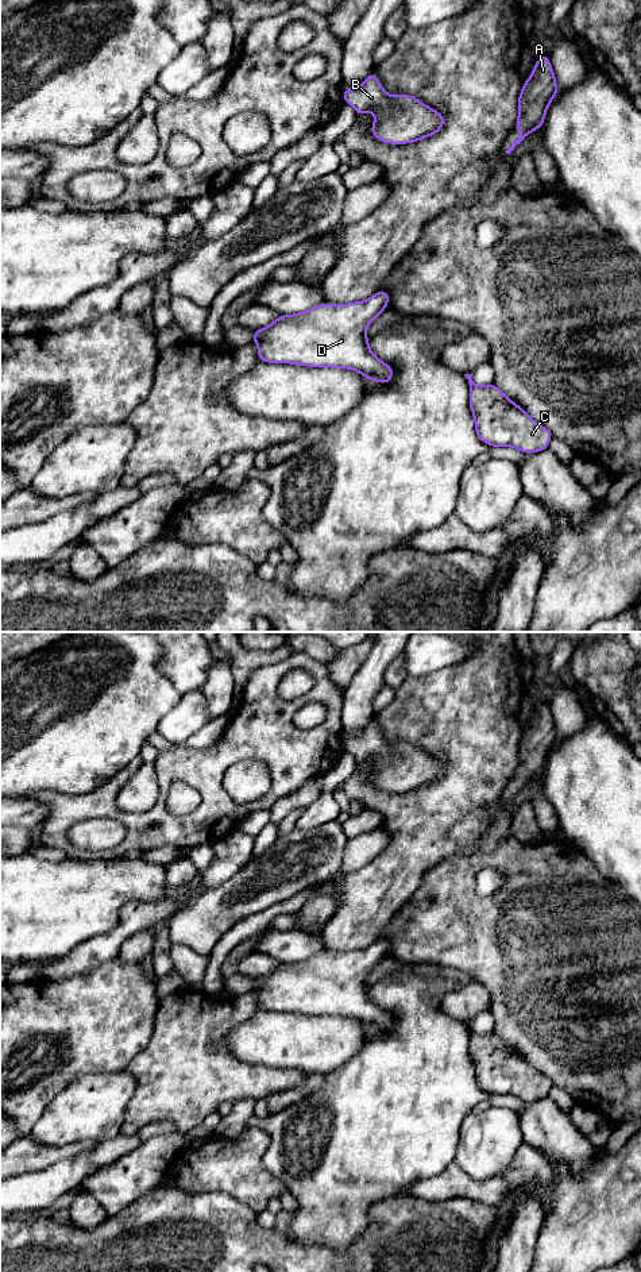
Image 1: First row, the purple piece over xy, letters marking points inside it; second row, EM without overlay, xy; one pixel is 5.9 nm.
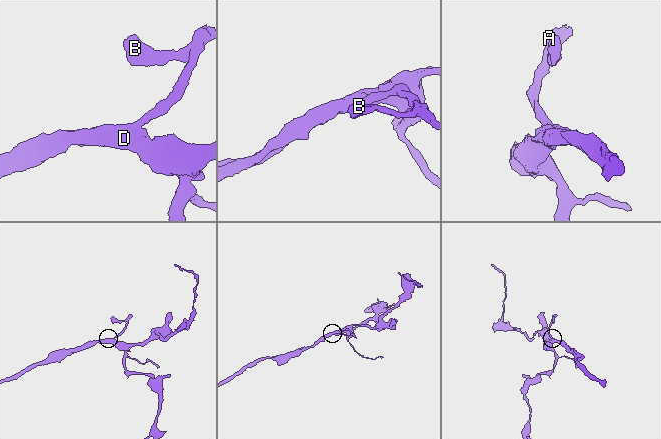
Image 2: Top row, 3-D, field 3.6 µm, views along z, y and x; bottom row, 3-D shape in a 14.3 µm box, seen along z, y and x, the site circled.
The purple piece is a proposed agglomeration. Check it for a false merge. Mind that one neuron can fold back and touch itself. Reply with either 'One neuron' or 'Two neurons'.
One neuron

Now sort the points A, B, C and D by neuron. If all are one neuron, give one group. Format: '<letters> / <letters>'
A B C D

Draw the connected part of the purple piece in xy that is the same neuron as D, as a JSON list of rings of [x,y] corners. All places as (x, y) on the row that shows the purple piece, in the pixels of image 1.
[[[379,290],[368,300],[350,304],[321,304],[296,315],[281,315],[269,327],[255,329],[252,342],[258,344],[260,362],[293,363],[309,367],[351,369],[370,381],[389,383],[394,370],[370,350],[366,328],[387,309],[389,292]]]

